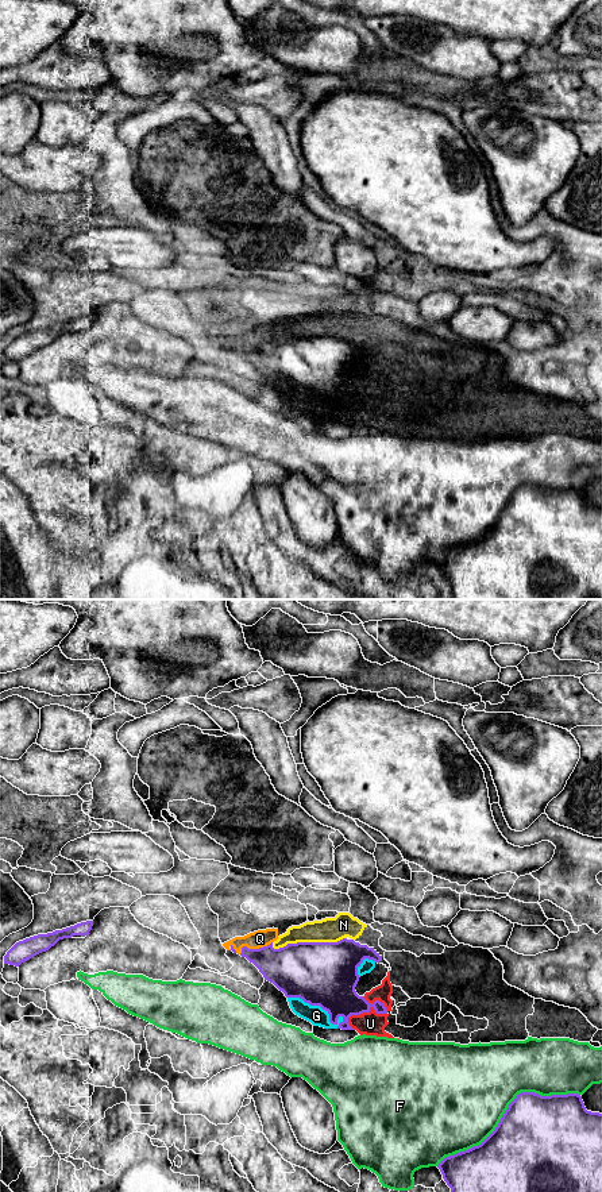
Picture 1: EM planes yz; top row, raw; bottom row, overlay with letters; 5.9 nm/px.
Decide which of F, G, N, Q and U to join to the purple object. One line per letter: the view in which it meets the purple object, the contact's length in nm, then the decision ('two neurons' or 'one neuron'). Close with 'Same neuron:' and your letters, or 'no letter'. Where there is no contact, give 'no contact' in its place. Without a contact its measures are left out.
F: contact in yz; length 950 nm; two neurons
G: contact in yz; length 360 nm; two neurons
N: contact in yz; length 440 nm; two neurons
Q: contact in yz; length 220 nm; two neurons
U: contact in yz; length 260 nm; two neurons
Same neuron: no letter

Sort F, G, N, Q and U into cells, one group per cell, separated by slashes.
F / G N Q U

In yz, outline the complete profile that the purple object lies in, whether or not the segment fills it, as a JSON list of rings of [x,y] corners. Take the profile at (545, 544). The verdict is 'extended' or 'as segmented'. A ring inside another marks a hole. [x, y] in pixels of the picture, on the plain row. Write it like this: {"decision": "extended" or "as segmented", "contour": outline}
{"decision": "as segmented", "contour": [[[521,487],[509,499],[495,525],[481,540],[445,552],[437,563],[451,583],[455,599],[602,599],[602,509],[587,506],[578,489],[541,491]]]}

